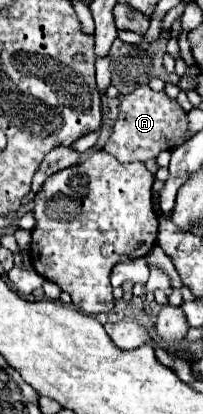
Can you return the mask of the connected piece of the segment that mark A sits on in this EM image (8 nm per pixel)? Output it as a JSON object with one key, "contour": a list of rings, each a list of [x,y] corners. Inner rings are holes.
{"contour":[[[141,85],[123,95],[117,119],[103,151],[113,155],[121,163],[157,159],[161,151],[175,149],[175,145],[181,145],[185,141],[187,127],[187,111],[177,103],[177,99],[171,99],[165,91],[153,91],[149,85]]]}

